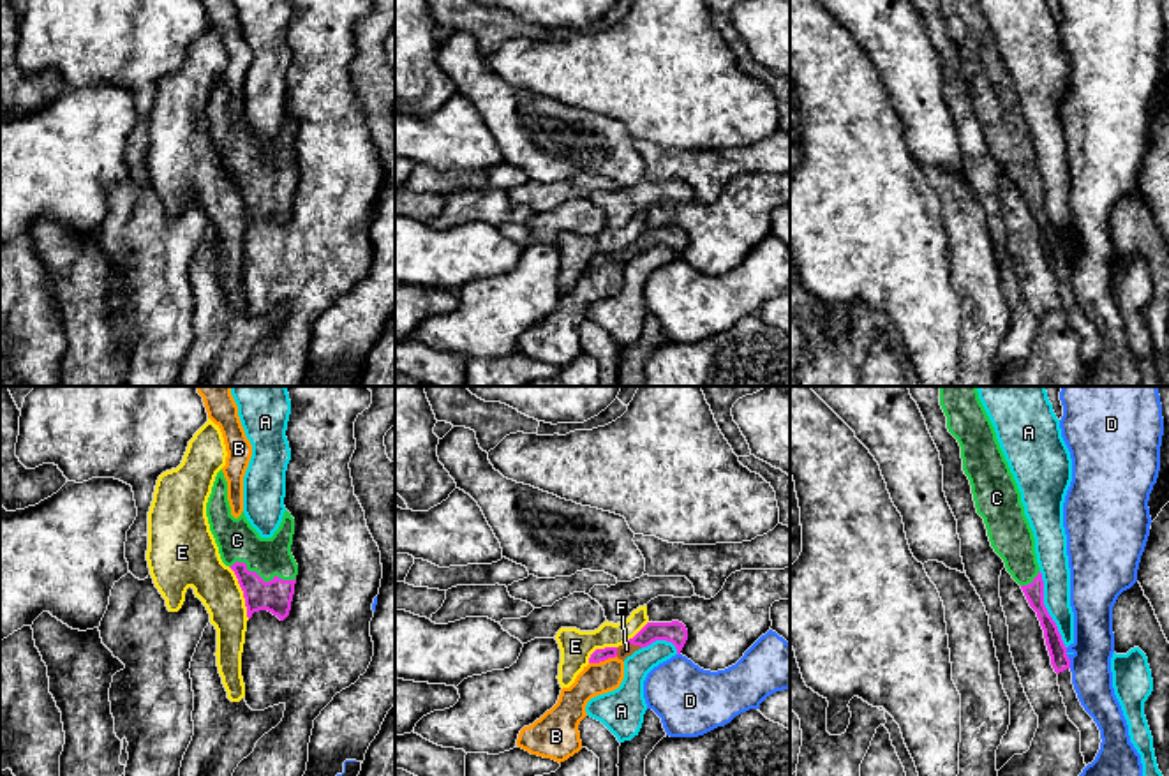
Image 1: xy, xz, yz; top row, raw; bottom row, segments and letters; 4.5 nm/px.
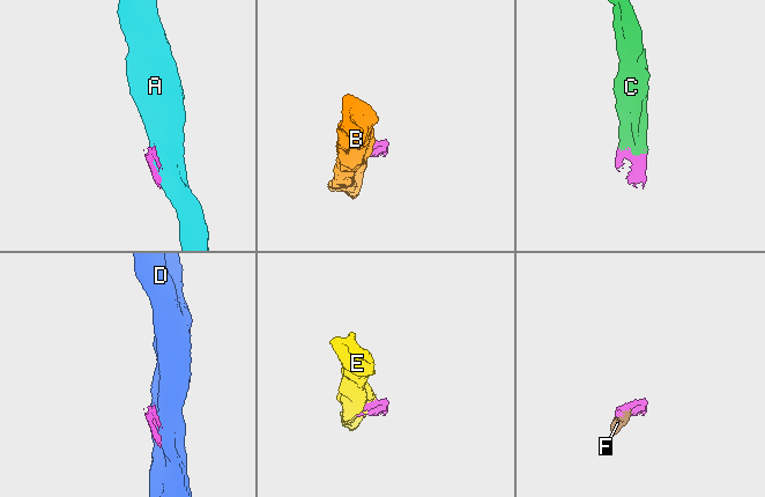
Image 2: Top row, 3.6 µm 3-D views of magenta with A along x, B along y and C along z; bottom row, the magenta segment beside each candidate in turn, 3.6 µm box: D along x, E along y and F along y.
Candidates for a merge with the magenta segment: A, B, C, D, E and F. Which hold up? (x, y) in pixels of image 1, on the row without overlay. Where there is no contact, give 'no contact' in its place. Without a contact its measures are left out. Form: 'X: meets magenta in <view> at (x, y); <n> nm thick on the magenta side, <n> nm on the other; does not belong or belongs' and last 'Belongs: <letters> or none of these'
A: meets magenta in yz at (1046, 216); 90 nm thick on the magenta side, 140 nm on the other; does not belong
B: meets magenta in xz at (602, 265); 60 nm thick on the magenta side, 150 nm on the other; does not belong
C: meets magenta in xy at (260, 182); 150 nm thick on the magenta side, 190 nm on the other; belongs
D: meets magenta in yz at (1069, 267); 90 nm thick on the magenta side, 190 nm on the other; does not belong
E: meets magenta in xy at (244, 198); 150 nm thick on the magenta side, 220 nm on the other; does not belong
F: meets magenta in xz at (635, 249); 100 nm thick on the magenta side, 70 nm on the other; belongs
Belongs: C, F

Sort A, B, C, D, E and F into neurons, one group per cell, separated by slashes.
A / B / C F / D / E

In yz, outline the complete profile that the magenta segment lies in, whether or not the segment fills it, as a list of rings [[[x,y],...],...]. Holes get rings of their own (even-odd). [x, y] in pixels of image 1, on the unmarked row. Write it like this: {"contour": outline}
{"contour": [[[940,0],[940,11],[947,21],[949,37],[961,51],[963,76],[970,85],[975,113],[984,123],[991,152],[1037,217],[1067,321],[1081,337],[1081,358],[1088,370],[1100,354],[1100,335],[1077,303],[1067,252],[1044,210],[1044,185],[1033,136],[994,32],[979,0]]]}

